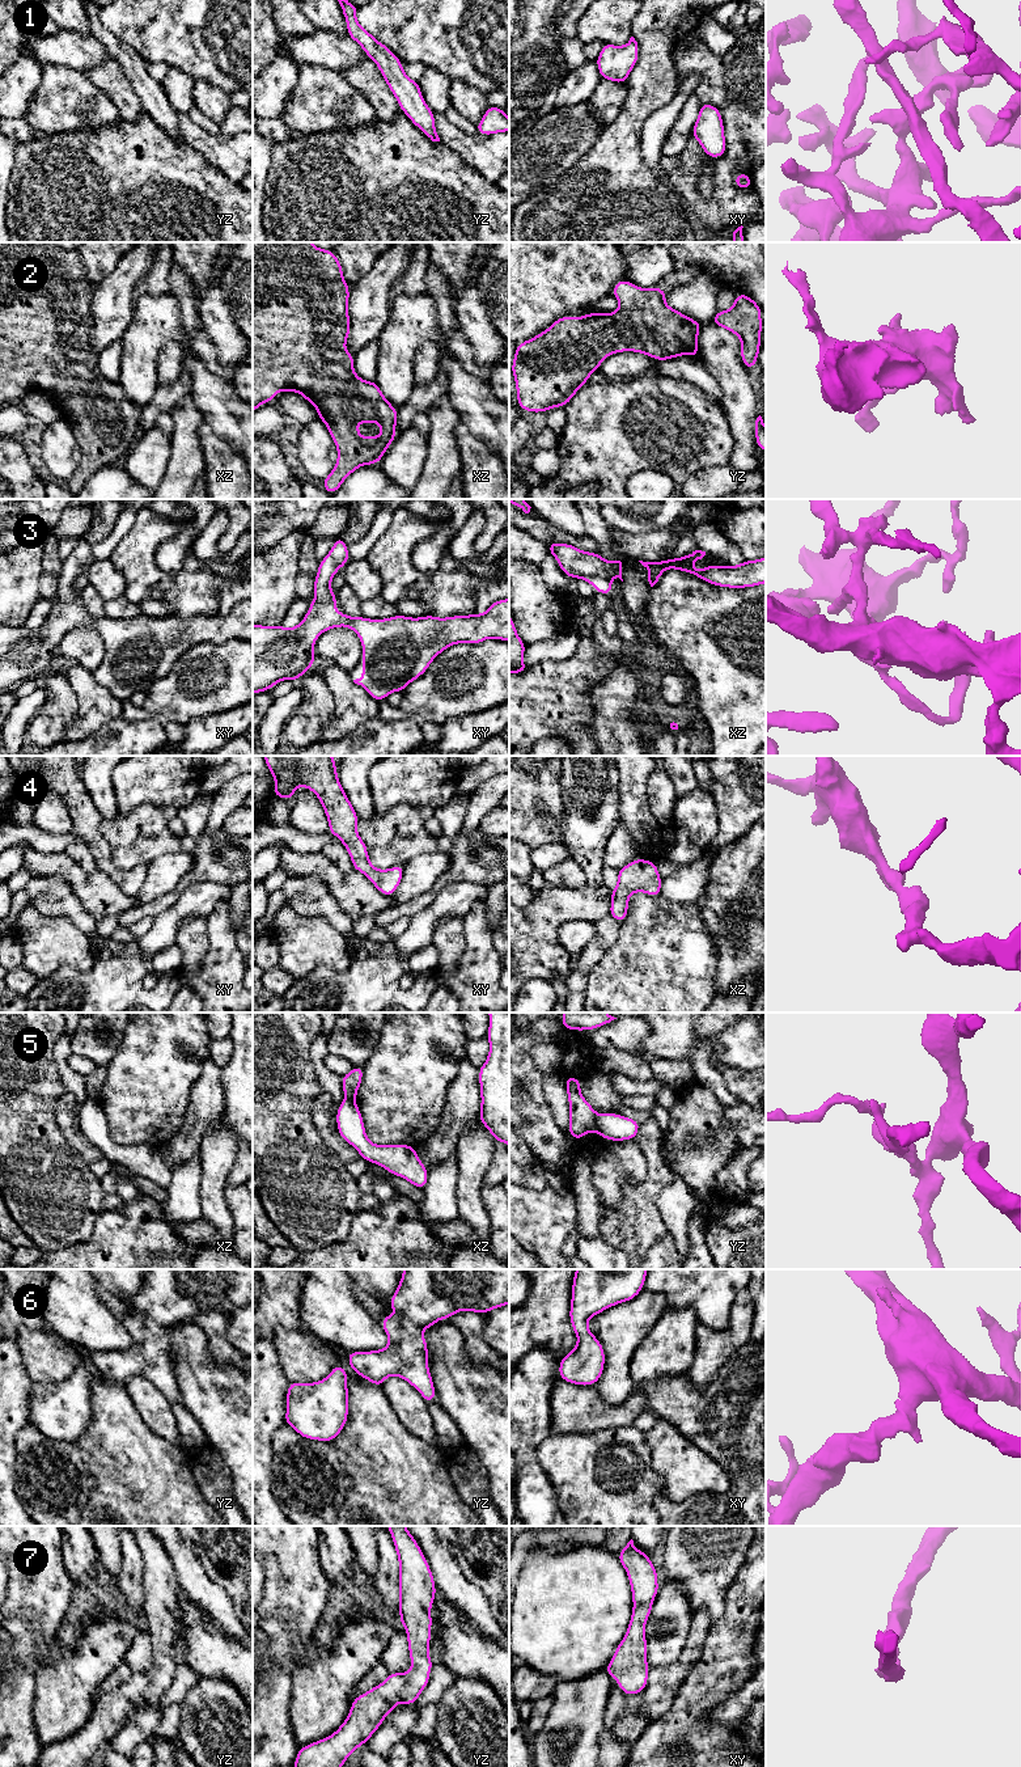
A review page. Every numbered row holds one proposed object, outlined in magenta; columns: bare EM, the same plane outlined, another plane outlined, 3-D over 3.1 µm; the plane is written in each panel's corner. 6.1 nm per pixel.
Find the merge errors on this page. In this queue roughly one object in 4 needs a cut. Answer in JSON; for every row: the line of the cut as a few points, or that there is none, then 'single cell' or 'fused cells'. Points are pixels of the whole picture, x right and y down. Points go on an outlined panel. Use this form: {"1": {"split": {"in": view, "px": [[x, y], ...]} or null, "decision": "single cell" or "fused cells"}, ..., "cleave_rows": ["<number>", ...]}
{"1": {"split": null, "decision": "single cell"}, "2": {"split": null, "decision": "single cell"}, "3": {"split": null, "decision": "single cell"}, "4": {"split": null, "decision": "single cell"}, "5": {"split": {"in": "yz", "px": [[598, 1115], [593, 1131]]}, "decision": "fused cells"}, "6": {"split": null, "decision": "single cell"}, "7": {"split": null, "decision": "single cell"}, "cleave_rows": ["5"]}

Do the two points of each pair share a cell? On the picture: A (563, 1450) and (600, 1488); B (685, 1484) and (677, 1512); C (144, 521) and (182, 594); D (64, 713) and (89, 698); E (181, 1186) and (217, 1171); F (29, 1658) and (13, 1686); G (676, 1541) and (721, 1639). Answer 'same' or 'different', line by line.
A: same
B: different
C: same
D: different
E: different
F: same
G: different

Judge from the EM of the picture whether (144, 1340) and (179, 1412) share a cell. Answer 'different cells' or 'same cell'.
same cell

